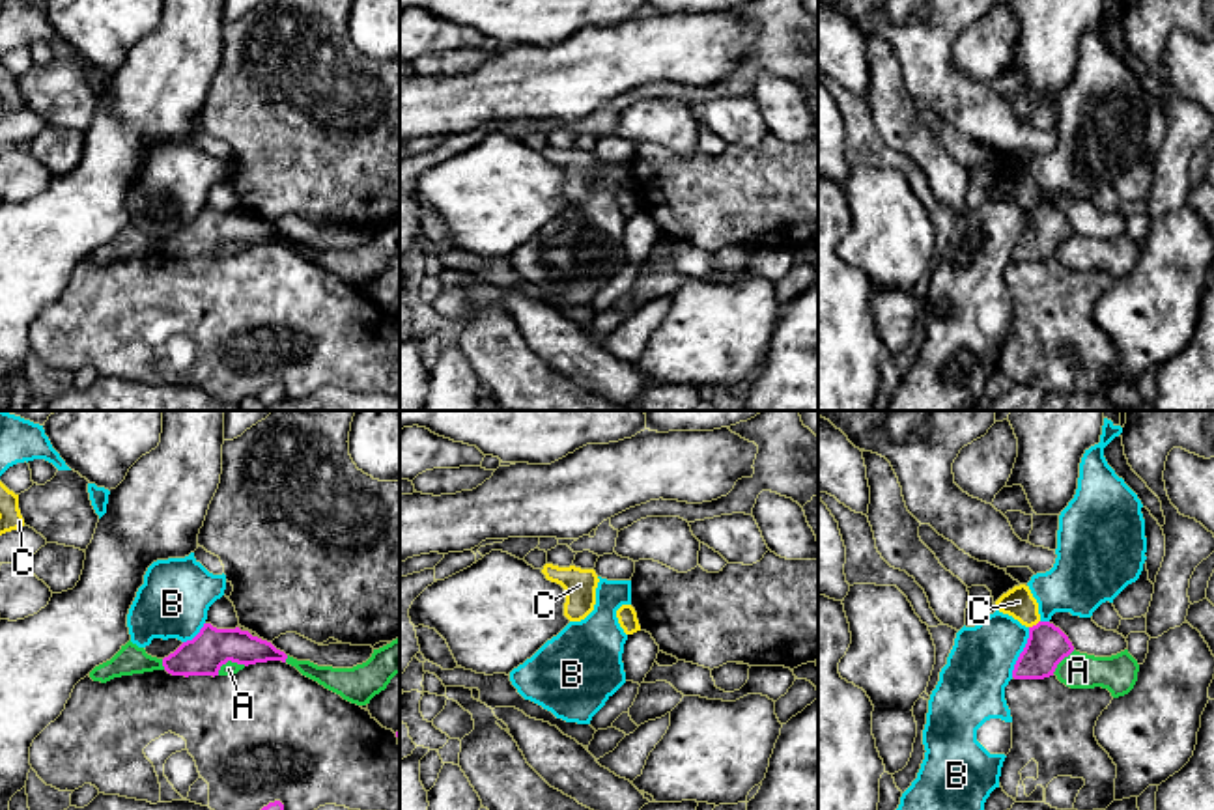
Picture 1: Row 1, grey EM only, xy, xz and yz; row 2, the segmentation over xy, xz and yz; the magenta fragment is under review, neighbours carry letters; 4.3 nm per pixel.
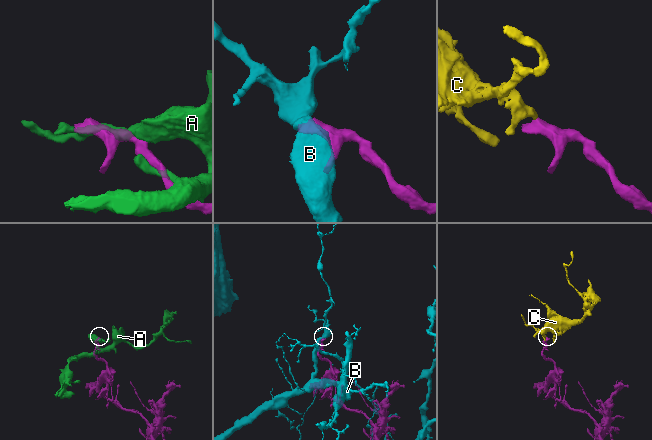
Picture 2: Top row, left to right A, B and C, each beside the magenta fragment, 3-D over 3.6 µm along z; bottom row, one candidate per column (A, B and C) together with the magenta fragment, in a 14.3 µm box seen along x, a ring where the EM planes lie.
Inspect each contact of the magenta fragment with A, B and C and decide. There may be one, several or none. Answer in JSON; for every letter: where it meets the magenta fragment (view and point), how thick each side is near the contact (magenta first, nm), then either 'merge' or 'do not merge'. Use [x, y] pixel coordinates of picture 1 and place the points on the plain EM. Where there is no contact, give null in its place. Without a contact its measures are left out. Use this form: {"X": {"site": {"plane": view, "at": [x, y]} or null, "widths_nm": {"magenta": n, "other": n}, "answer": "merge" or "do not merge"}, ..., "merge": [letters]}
{"A": {"site": {"plane": "xy", "at": [228, 241]}, "widths_nm": {"magenta": 170, "other": 60}, "answer": "do not merge"}, "B": {"site": {"plane": "yz", "at": [1022, 234]}, "widths_nm": {"magenta": 180, "other": 280}, "answer": "do not merge"}, "C": {"site": {"plane": "yz", "at": [1033, 208]}, "widths_nm": {"magenta": 180, "other": 130}, "answer": "do not merge"}, "merge": []}

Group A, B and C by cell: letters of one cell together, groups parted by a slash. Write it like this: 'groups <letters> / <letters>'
groups A / B / C

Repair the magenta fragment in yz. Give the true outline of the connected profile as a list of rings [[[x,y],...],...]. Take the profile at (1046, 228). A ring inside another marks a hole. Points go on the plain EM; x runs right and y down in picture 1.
[[[1050,203],[1029,209],[1029,220],[1020,235],[1012,259],[1044,261],[1053,258],[1057,246],[1074,233],[1068,218]]]

